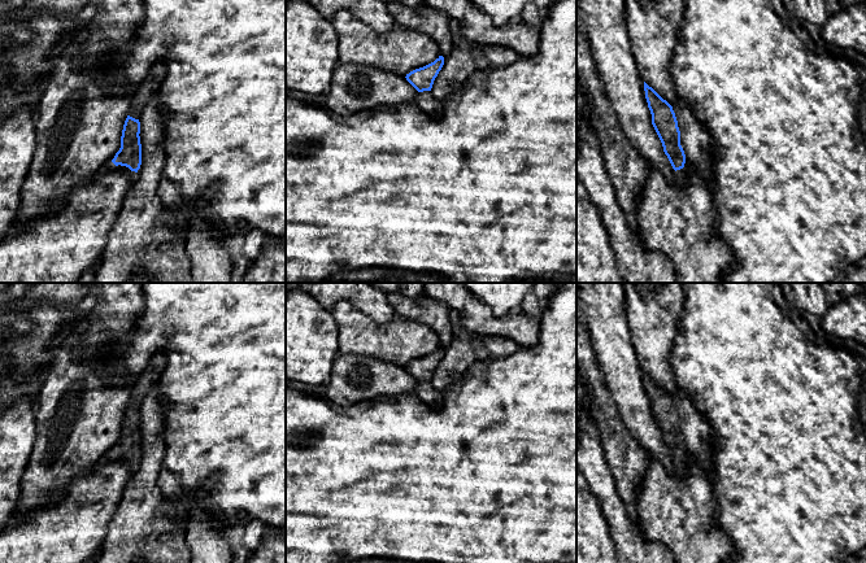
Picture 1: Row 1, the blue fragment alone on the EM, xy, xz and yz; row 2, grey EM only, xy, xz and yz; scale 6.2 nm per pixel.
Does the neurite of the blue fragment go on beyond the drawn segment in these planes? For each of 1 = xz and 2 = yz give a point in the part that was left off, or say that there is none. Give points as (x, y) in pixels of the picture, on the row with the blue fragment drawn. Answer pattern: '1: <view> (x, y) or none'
1: xz (432, 107)
2: yz (695, 140)

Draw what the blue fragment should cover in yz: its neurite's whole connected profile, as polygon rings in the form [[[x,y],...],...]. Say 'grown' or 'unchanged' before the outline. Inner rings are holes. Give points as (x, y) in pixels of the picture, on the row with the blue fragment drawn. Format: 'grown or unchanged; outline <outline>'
grown; outline [[[645,82],[644,91],[652,114],[652,125],[662,143],[665,154],[675,170],[676,180],[683,183],[687,179],[684,166],[691,165],[709,188],[714,180],[714,154],[706,127],[695,117],[688,104],[682,97],[676,96],[671,106]]]

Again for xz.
grown; outline [[[439,56],[434,62],[415,69],[406,74],[406,80],[418,91],[413,102],[430,118],[439,119],[441,117],[444,101],[436,99],[431,93],[435,78],[444,65],[444,57]]]

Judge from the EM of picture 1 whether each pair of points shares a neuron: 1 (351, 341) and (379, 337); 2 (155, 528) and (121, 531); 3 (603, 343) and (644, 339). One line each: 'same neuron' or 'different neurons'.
1: same neuron
2: same neuron
3: different neurons

